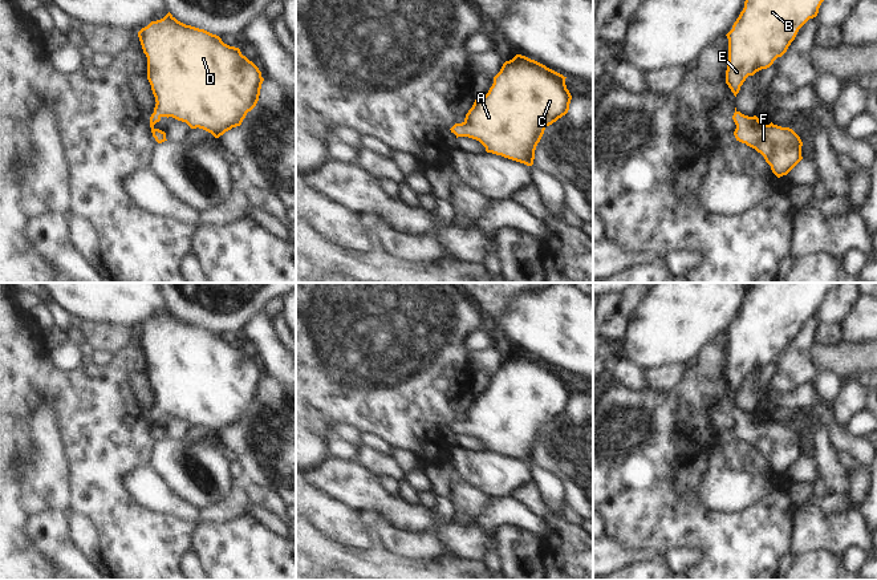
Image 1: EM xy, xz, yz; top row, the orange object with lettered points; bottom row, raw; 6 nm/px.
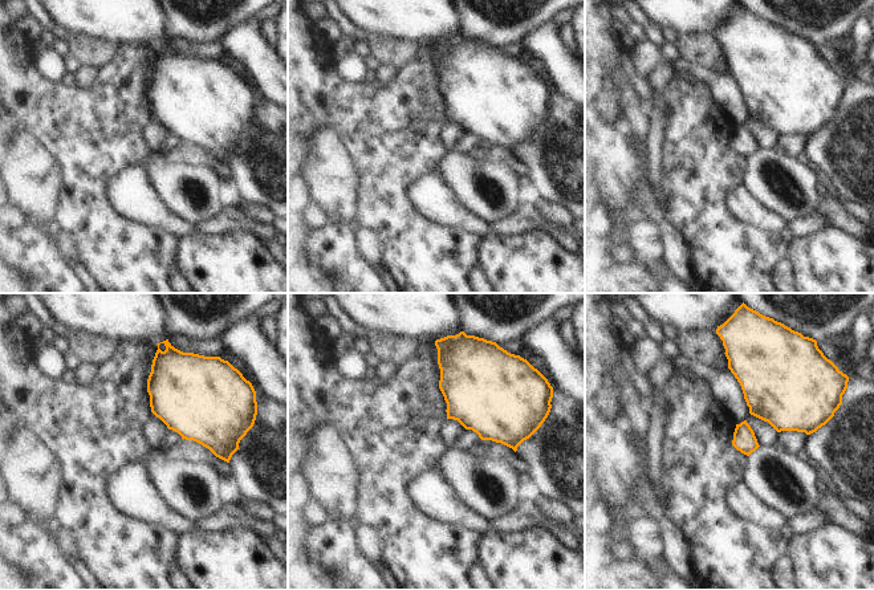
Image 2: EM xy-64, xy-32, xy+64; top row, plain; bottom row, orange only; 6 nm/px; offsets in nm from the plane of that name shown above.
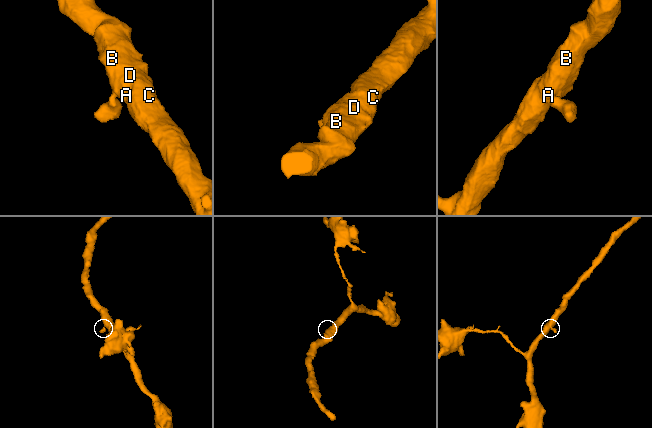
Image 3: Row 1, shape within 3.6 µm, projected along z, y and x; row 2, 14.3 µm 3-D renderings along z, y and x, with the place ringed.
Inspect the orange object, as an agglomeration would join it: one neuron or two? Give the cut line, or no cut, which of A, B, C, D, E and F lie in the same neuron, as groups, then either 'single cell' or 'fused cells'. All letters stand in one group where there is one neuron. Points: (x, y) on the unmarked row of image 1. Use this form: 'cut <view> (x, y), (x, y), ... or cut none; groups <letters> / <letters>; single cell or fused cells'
cut none; groups A B C D E F; single cell

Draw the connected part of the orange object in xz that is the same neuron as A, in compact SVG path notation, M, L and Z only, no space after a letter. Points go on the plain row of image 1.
M516 352L503 361L488 390L475 397L464 418L455 421L450 427L456 435L468 434L479 438L487 450L532 463L536 443L545 425L569 407L572 393L565 376L535 357Z

